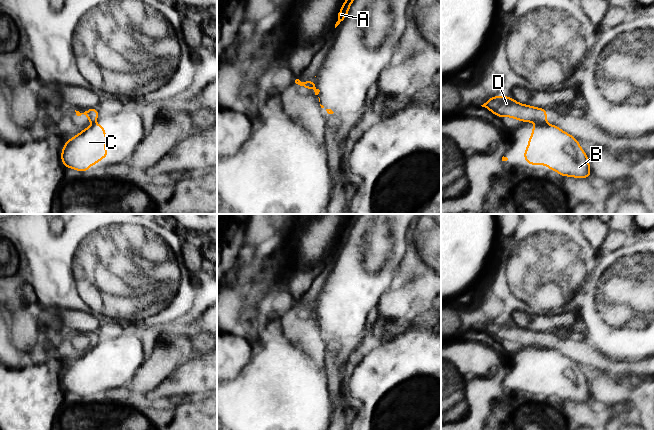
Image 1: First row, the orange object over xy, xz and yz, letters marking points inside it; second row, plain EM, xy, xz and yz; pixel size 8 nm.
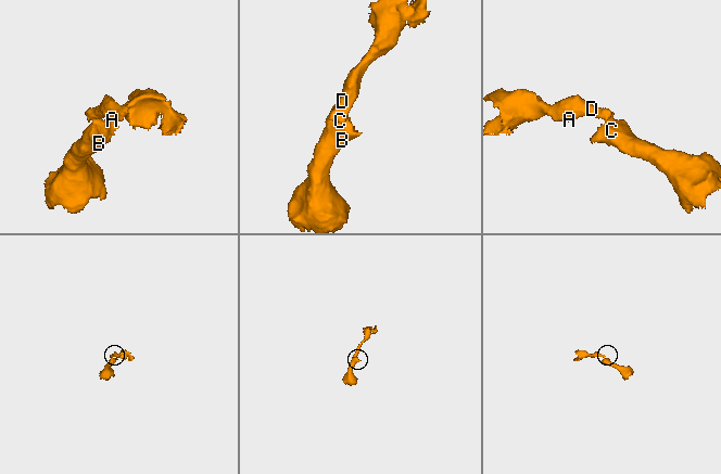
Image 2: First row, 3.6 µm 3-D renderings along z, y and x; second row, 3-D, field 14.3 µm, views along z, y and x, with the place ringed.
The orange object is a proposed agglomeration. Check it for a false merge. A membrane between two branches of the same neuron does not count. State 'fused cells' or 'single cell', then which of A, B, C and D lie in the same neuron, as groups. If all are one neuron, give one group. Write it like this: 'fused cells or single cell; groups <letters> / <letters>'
fused cells; groups A D / B C

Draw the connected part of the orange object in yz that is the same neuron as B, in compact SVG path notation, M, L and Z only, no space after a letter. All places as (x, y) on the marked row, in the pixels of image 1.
M540 122L532 127L524 160L529 165L546 165L562 177L591 176L589 159L578 140L552 124Z

